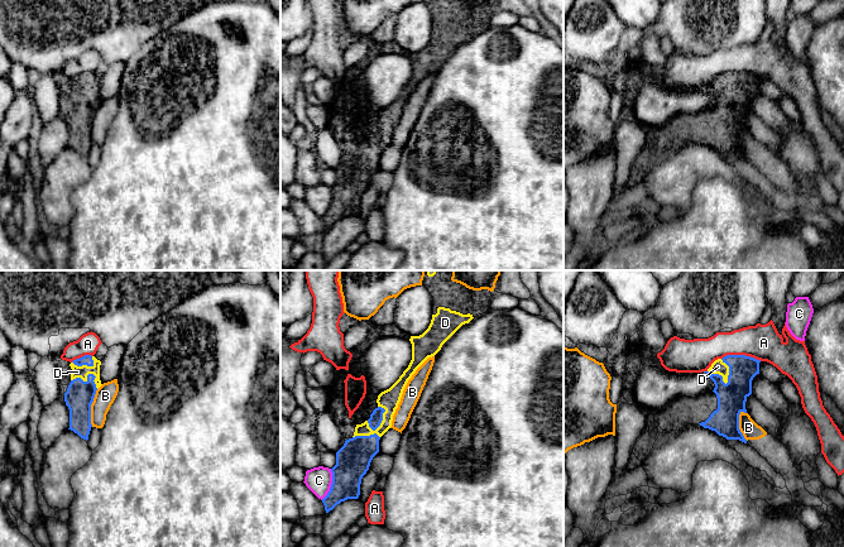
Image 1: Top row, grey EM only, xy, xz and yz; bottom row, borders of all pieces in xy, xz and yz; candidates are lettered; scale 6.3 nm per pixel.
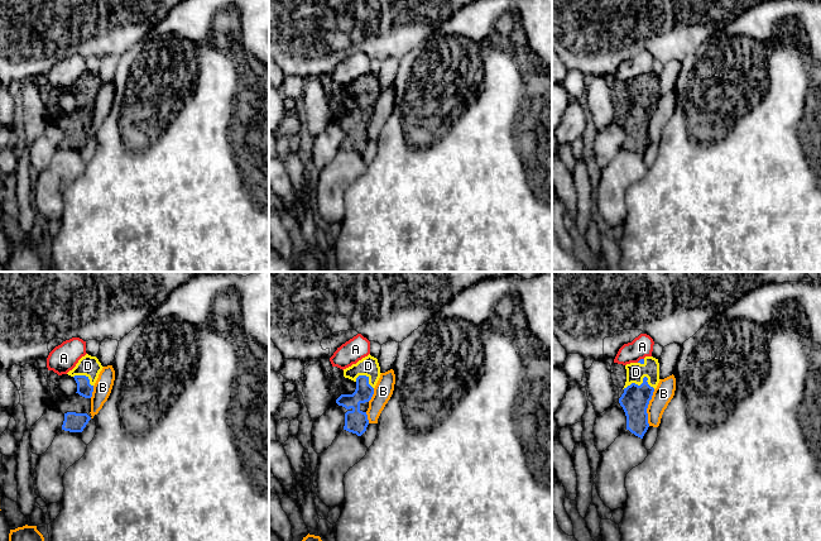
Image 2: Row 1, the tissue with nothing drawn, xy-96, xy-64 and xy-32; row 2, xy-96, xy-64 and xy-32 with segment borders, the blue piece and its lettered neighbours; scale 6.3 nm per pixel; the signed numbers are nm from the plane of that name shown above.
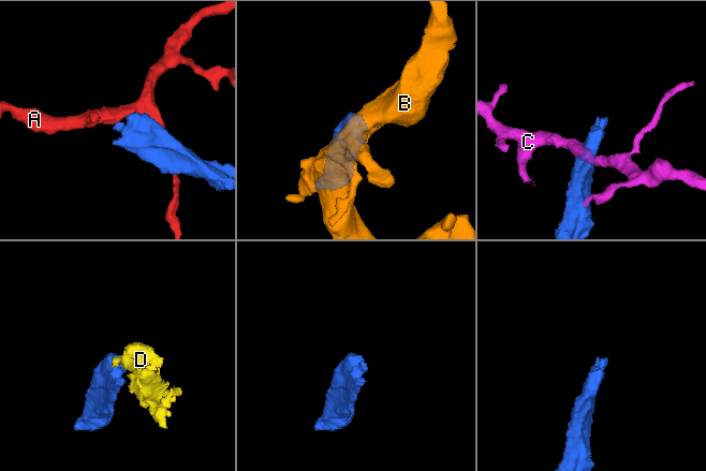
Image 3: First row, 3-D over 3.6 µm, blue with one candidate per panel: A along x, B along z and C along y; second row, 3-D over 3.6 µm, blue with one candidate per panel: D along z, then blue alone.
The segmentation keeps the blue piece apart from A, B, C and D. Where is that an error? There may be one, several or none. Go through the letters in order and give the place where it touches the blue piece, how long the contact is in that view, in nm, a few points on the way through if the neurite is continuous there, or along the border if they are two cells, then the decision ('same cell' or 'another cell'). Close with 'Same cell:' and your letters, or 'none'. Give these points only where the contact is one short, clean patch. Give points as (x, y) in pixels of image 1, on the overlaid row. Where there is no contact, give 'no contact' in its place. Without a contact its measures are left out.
A: yz (742, 355) | 260 nm | along yz (722, 358), (727, 355), (749, 355), (761, 360) | another cell
B: xy (90, 408) | 240 nm | along xy (97, 389), (91, 404), (91, 426) | another cell
C: xz (331, 484) | 220 nm | along xz (331, 469), (331, 486), (321, 499) | another cell
D: xz (374, 433) | 280 nm | across xz (375, 418), (374, 433), (385, 411), (388, 399) | same cell
Same cell: D

